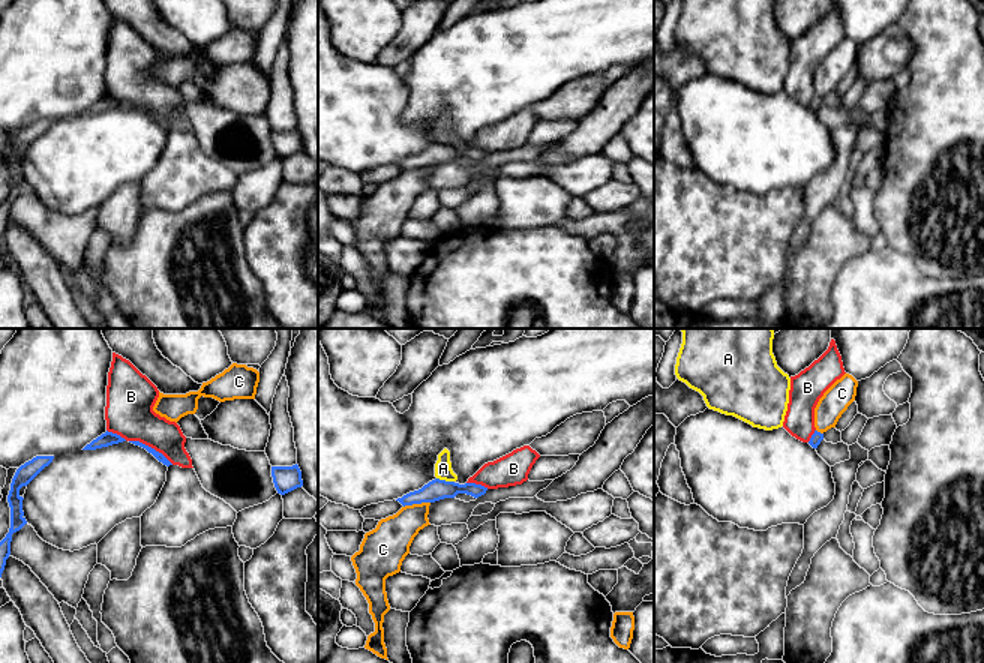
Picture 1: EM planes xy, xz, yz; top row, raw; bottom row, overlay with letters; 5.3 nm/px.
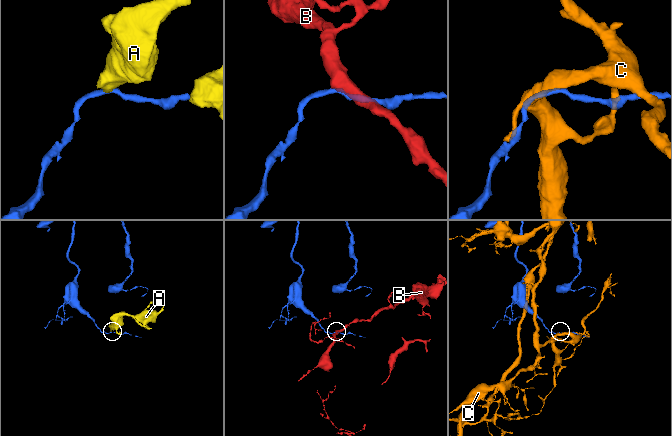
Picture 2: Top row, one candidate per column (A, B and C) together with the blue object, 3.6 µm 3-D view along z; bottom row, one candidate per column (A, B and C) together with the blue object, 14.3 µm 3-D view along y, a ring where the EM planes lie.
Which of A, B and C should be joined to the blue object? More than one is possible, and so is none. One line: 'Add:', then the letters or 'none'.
Add: none

